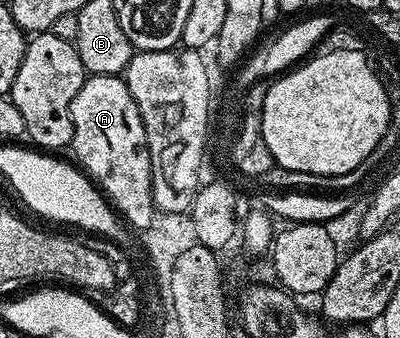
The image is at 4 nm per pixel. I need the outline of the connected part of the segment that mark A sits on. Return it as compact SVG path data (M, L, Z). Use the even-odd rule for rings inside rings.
M89 76L71 104L73 141L71 151L80 169L100 189L106 199L138 231L154 222L155 207L151 188L151 156L139 108L121 76Z

